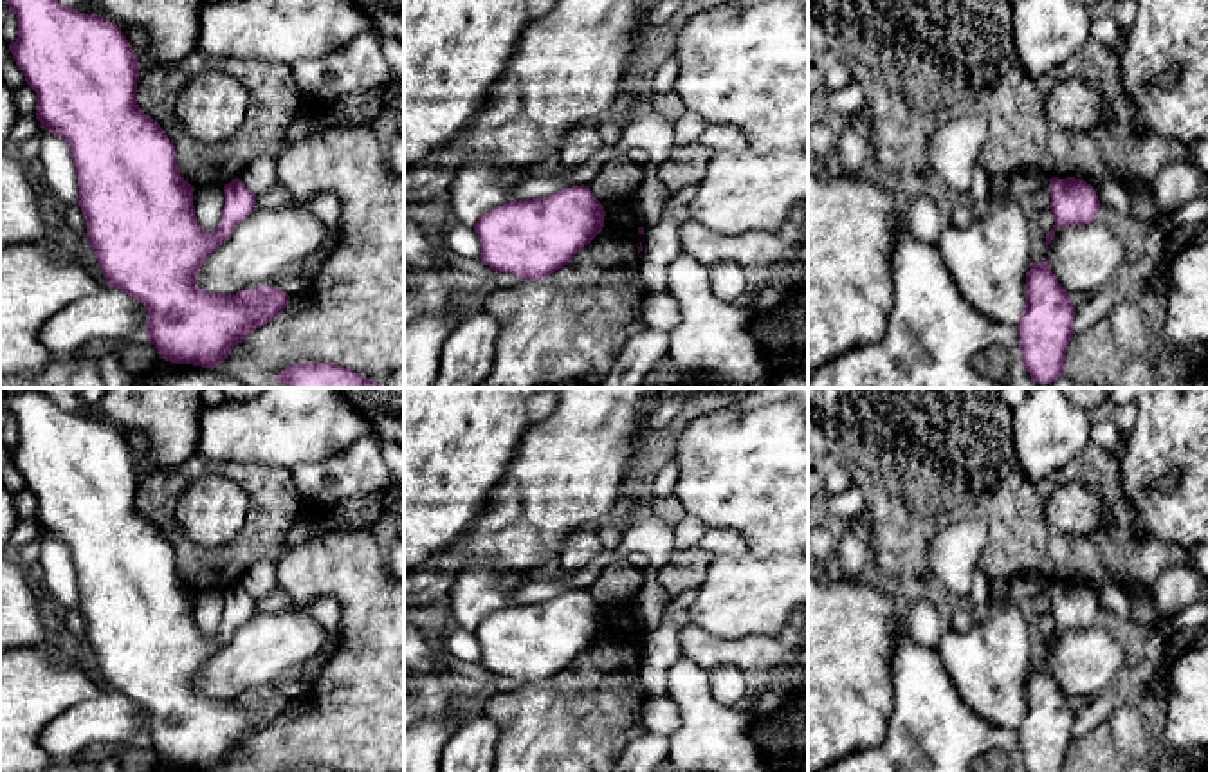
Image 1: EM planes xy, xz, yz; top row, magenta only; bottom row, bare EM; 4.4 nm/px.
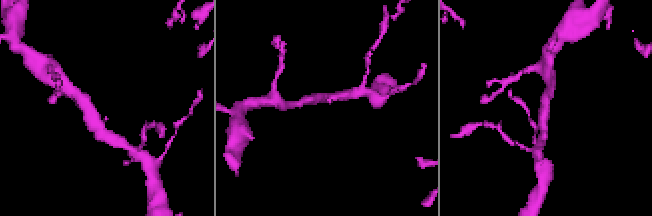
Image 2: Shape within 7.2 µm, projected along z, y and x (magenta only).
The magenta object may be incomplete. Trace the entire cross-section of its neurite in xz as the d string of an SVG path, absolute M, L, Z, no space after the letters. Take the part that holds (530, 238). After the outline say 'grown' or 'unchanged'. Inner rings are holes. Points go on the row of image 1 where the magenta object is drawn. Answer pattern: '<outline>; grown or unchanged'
M588 186L510 200L474 224L481 262L521 280L543 280L568 265L602 231L604 216L604 206Z; unchanged

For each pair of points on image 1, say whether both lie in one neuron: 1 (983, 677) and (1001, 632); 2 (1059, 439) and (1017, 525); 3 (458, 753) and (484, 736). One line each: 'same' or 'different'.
1: same
2: different
3: same

